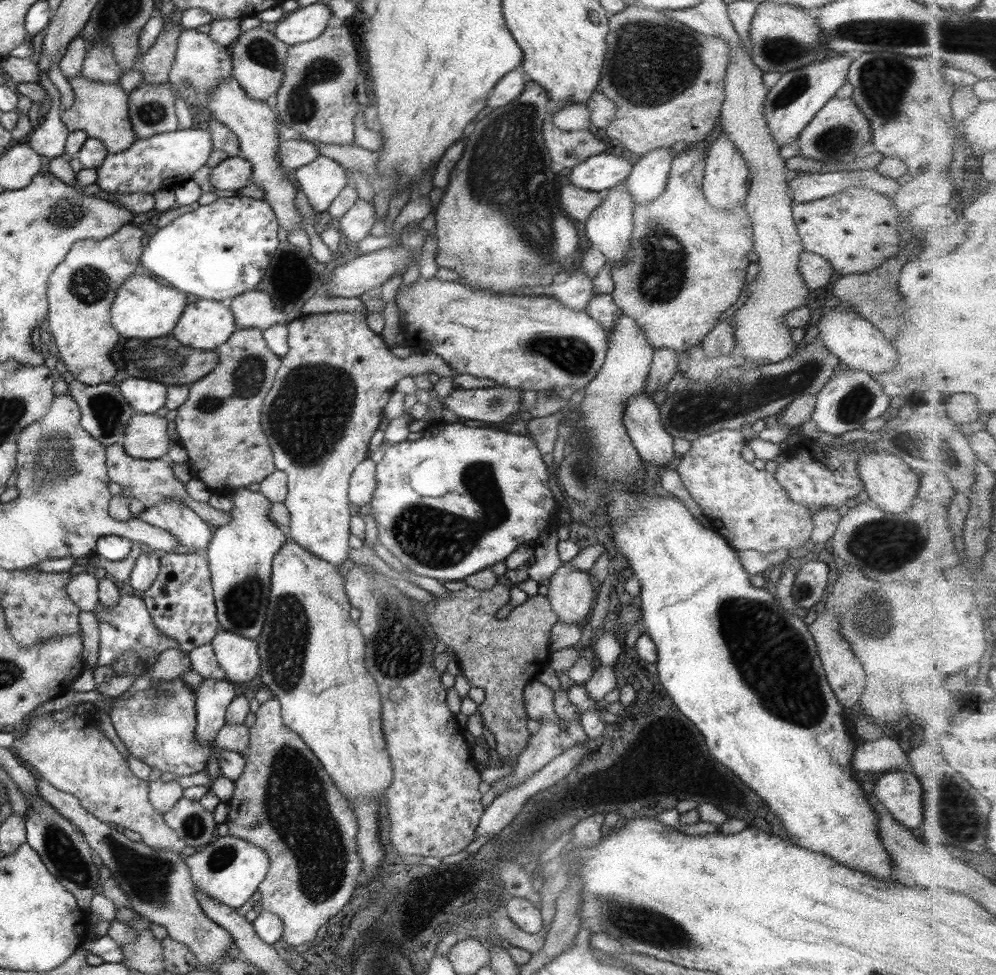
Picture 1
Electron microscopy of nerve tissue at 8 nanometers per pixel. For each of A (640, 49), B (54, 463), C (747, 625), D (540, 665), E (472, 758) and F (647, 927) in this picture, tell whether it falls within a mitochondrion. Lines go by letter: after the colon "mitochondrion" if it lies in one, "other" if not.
A: mitochondrion
B: mitochondrion
C: mitochondrion
D: other
E: other
F: mitochondrion

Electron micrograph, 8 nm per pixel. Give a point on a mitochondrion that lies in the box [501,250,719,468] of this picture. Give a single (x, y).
(575, 357)

